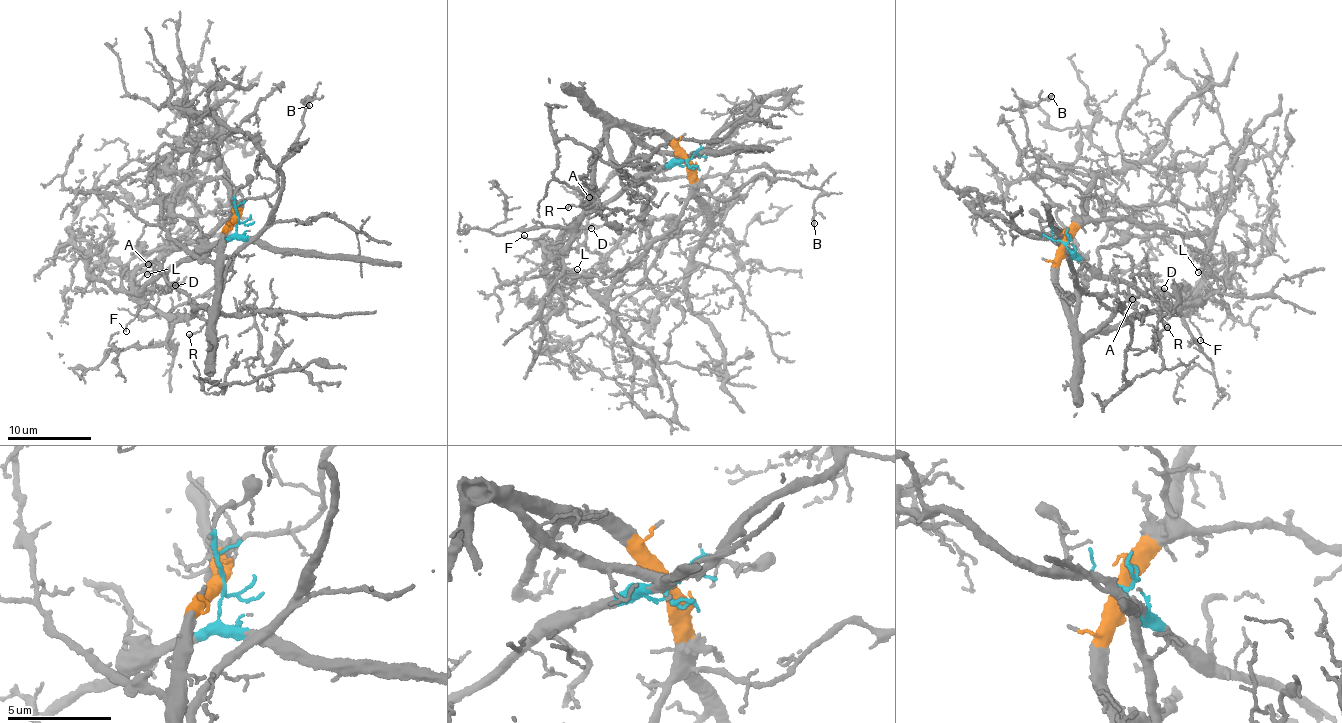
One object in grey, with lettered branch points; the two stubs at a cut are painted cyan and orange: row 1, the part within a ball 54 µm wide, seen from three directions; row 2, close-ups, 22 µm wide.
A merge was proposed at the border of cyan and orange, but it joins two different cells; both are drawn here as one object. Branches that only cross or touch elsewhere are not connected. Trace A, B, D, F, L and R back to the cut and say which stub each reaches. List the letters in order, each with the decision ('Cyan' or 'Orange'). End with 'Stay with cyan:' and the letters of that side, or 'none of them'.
A: Orange
B: Orange
D: Cyan
F: Cyan
L: Cyan
R: Orange
Stay with cyan: D, F, L

